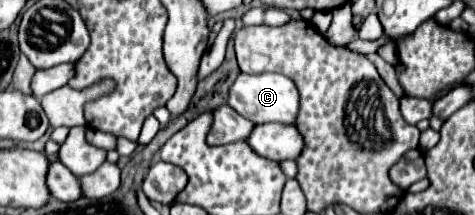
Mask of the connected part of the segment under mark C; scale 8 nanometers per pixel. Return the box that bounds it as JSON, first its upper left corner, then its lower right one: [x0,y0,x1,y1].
[228,72,300,124]

